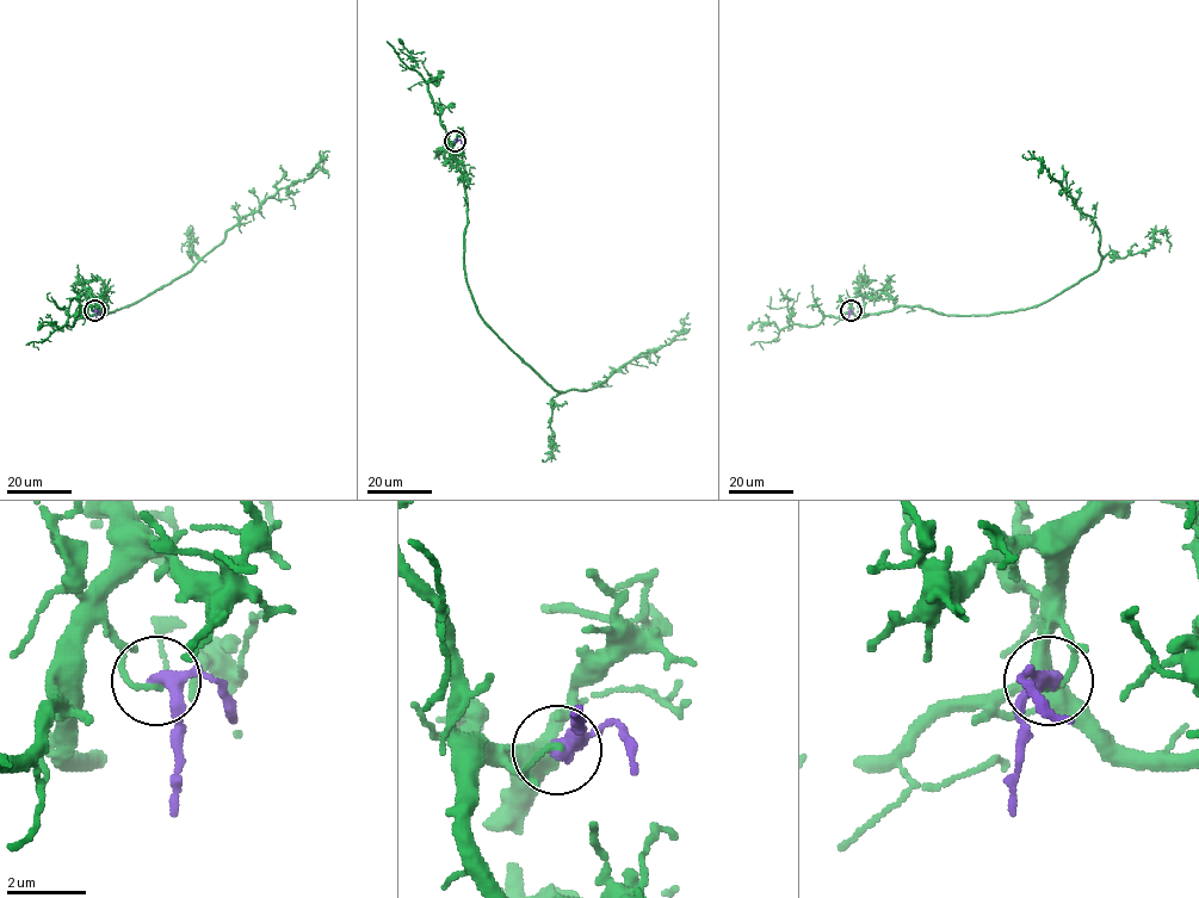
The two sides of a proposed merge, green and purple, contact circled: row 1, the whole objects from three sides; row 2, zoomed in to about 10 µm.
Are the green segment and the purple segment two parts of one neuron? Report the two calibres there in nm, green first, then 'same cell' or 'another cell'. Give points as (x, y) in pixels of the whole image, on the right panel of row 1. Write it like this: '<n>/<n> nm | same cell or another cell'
130/320 nm | another cell

